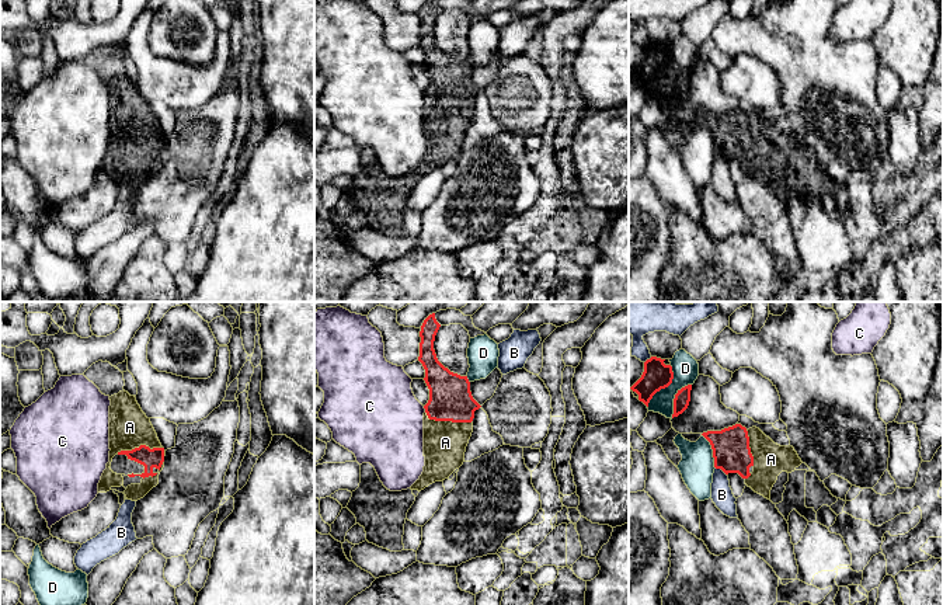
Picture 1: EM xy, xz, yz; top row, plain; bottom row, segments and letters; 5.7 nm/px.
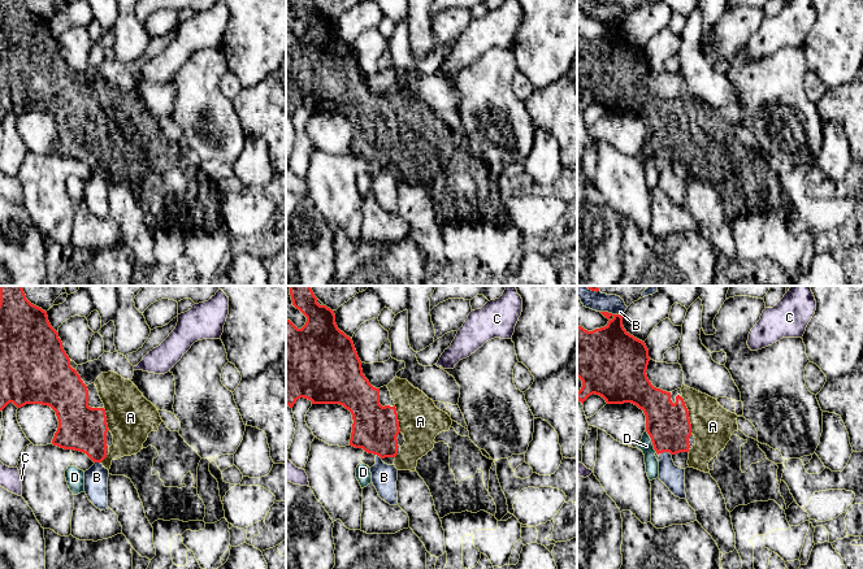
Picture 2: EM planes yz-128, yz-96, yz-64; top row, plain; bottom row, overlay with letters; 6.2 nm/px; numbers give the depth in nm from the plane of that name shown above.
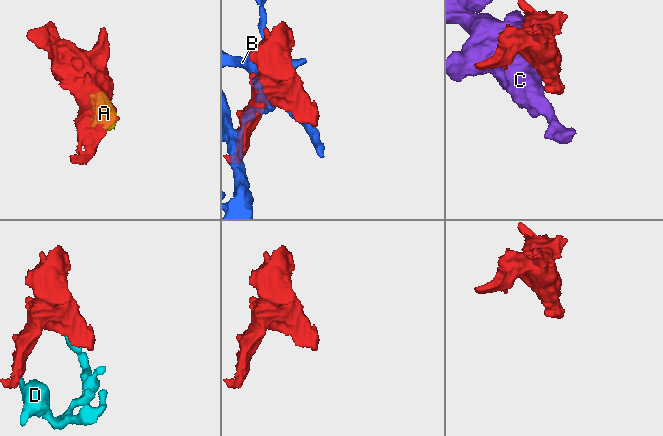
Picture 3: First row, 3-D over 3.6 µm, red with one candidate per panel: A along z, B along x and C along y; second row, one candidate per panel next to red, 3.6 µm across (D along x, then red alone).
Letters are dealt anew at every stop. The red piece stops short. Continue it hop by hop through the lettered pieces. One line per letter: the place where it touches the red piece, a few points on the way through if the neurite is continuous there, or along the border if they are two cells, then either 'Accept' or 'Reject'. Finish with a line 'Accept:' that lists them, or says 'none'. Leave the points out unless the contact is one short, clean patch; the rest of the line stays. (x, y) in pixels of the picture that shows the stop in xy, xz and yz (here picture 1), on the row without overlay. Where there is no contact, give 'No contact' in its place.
A: Touches red at xz (446, 105). Path across: xz (451, 84), (451, 96), (446, 105), (445, 128). Accept
B: Touches red at yz (721, 155). Reject
C: Touches red at xz (424, 93). Reject
D: Touches red at yz (664, 73). Reject
Accept: A

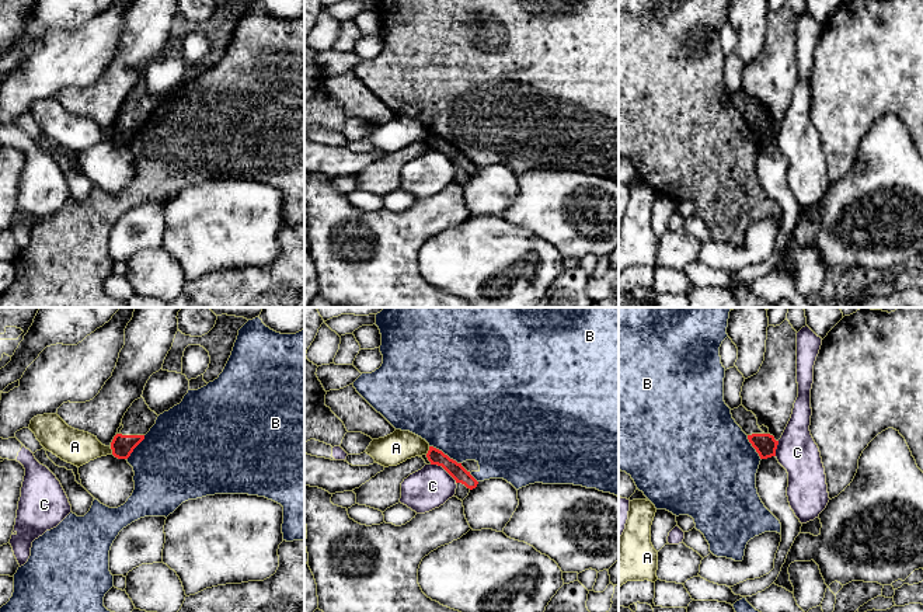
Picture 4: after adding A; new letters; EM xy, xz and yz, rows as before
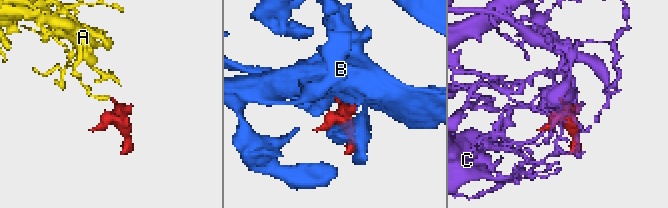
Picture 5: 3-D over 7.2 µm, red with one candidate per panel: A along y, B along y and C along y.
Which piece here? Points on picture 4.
A: Touches red at xy (112, 136). Boundary: xy (110, 132), (112, 139). Reject
B: Touches red at xz (443, 139). Reject
C: Touches red at xz (443, 153). Reject
Accept: none

